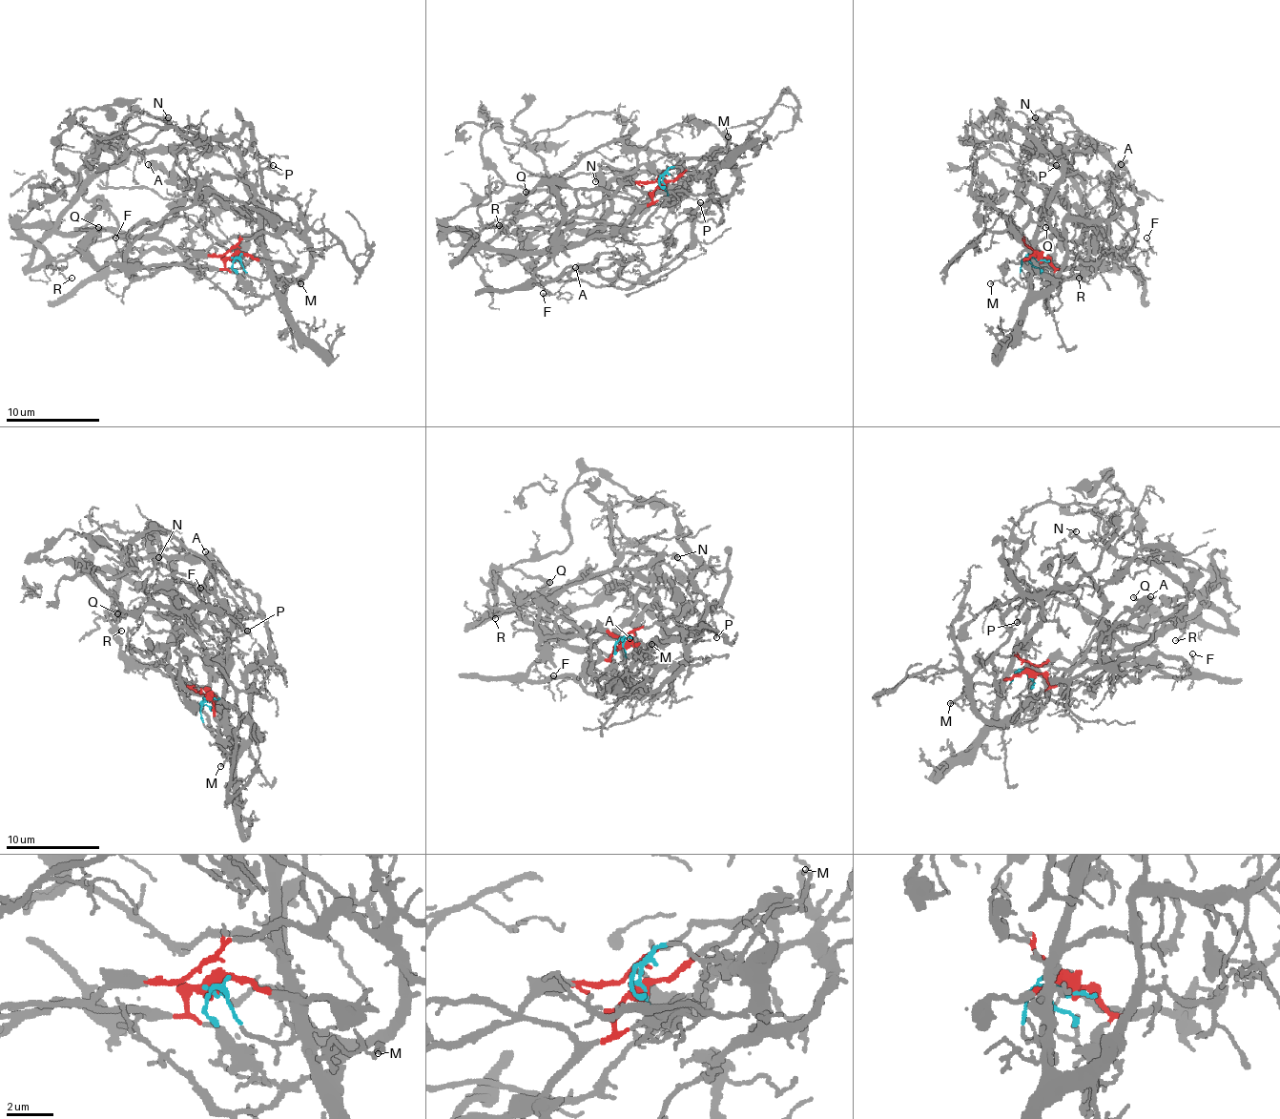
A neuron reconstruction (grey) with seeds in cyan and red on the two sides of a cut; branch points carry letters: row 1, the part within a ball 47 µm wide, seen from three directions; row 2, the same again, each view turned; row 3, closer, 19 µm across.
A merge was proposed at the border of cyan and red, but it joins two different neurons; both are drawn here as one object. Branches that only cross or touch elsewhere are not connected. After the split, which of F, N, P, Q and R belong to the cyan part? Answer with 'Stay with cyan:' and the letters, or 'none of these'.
Stay with cyan: P

